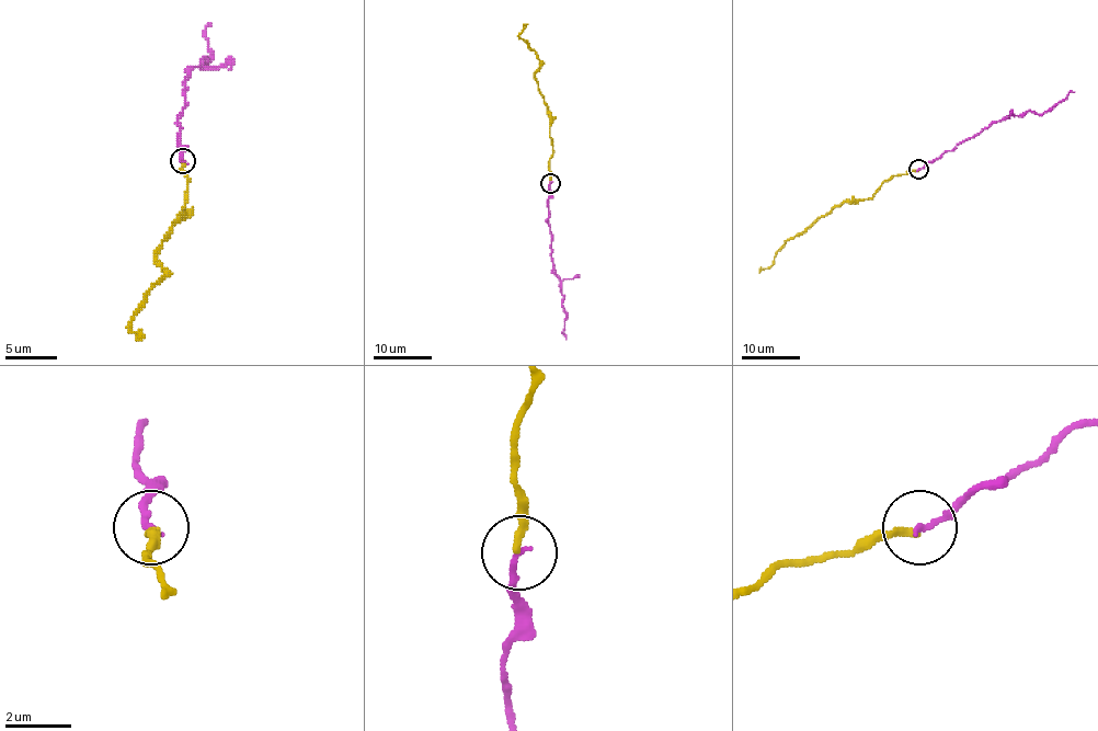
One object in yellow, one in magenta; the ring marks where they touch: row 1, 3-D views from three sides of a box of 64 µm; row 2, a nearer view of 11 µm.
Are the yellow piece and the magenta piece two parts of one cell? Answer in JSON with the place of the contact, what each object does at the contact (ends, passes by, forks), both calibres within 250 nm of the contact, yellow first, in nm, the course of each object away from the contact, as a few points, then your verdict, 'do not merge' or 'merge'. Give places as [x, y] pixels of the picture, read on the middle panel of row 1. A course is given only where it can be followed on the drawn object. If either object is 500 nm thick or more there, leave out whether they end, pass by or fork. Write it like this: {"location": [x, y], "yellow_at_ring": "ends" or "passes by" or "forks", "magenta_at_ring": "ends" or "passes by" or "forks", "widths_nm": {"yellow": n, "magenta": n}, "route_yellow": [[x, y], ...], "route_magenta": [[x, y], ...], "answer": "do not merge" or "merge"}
{"location": [550, 183], "yellow_at_ring": "ends", "magenta_at_ring": "ends", "widths_nm": {"yellow": 220, "magenta": 190}, "route_yellow": [[550, 183], [552, 150], [548, 106], [535, 77], [539, 68], [536, 54], [518, 36], [527, 24]], "route_magenta": [[550, 183], [547, 219], [552, 270], [565, 317], [563, 333], [565, 339]], "answer": "merge"}

